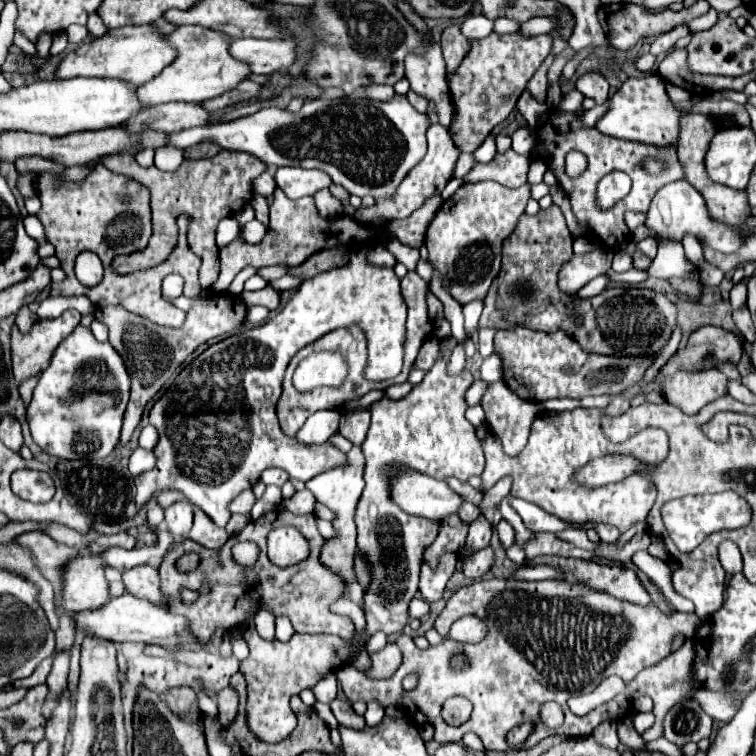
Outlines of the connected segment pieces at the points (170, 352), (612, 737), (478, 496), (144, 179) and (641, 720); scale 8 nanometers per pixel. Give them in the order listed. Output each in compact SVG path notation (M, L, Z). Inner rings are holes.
M227 292L211 294L207 298L195 300L187 312L185 324L181 328L157 326L151 320L125 310L123 306L105 306L95 312L95 318L109 328L109 344L123 358L127 374L131 378L131 398L123 416L121 444L127 444L133 430L139 426L145 404L159 392L159 388L171 378L171 374L187 360L191 352L195 352L203 342L217 338L221 334L235 332L247 316L247 306L241 296L233 296Z
M611 722L599 724L599 728L595 728L593 736L595 736L601 744L605 744L605 746L609 746L609 748L617 748L617 744L619 744L617 724L611 724Z
M448 478L447 483L453 491L457 492L457 494L460 496L463 496L463 499L465 501L471 501L476 506L481 503L484 496L483 493L475 490L475 488L473 488L471 485L467 483L461 483L456 478Z
M221 150L213 158L183 160L183 164L173 172L163 172L155 166L141 168L131 154L105 156L103 164L113 172L131 176L133 180L149 186L151 190L153 234L151 234L149 246L137 254L119 256L119 260L115 260L115 272L127 274L139 268L151 268L159 264L163 258L167 258L177 243L177 217L187 214L189 216L187 238L189 238L191 250L199 254L202 260L199 271L202 290L207 290L217 280L217 274L219 274L219 248L215 246L215 228L219 220L241 210L251 200L251 192L253 192L251 182L267 168L261 160L255 160L255 156L247 152L231 152L231 150Z
M638 712L633 718L633 725L639 734L649 729L655 722L652 713Z

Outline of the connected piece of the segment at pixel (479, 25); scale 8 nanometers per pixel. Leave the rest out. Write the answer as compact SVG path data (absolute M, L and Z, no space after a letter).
M473 14L461 24L461 30L469 40L481 40L493 32L493 20L487 20L483 14Z

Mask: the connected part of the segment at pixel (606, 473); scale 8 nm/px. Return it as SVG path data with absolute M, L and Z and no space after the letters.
M605 456L583 466L579 470L579 482L587 486L603 486L609 482L619 482L635 470L639 470L637 460L631 460L627 456Z

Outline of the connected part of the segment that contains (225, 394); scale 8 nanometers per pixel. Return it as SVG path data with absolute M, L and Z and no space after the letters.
M363 246L353 248L351 260L345 266L321 272L315 278L305 280L299 290L291 294L285 308L265 324L209 346L203 354L199 354L191 364L181 370L171 388L153 404L149 412L149 422L159 432L159 444L155 446L157 466L151 472L143 472L139 478L135 478L137 506L149 502L161 490L175 488L183 492L183 496L189 498L195 506L199 506L217 526L225 526L229 522L227 504L245 488L253 488L265 468L277 466L283 468L289 478L307 482L319 472L325 472L327 468L345 466L346 454L331 446L329 442L321 446L307 446L301 444L295 436L287 436L281 430L277 420L277 400L281 398L285 368L293 354L305 344L319 340L323 334L335 328L345 328L357 322L369 342L369 360L379 360L379 364L387 364L387 374L399 374L403 368L403 348L407 338L405 316L407 306L401 298L399 278L395 276L393 268L369 264L367 248Z

